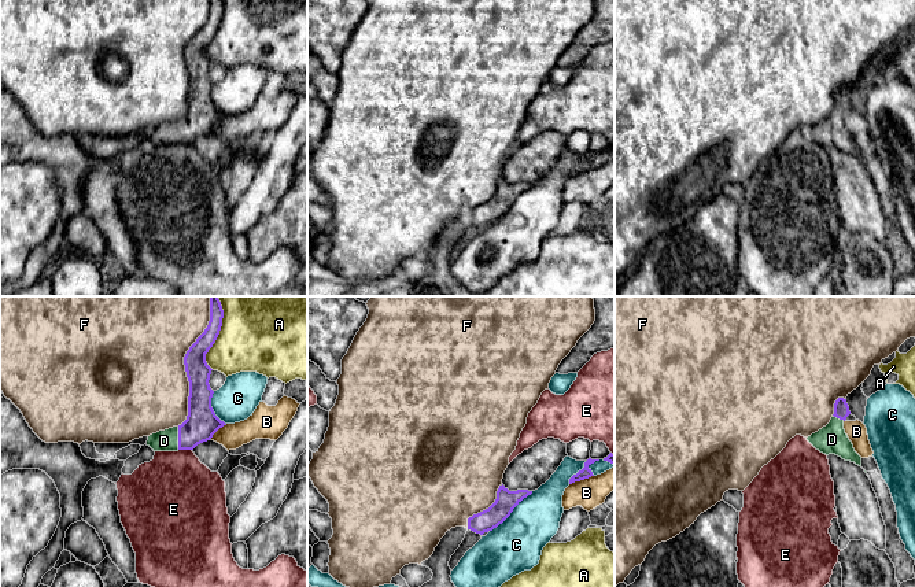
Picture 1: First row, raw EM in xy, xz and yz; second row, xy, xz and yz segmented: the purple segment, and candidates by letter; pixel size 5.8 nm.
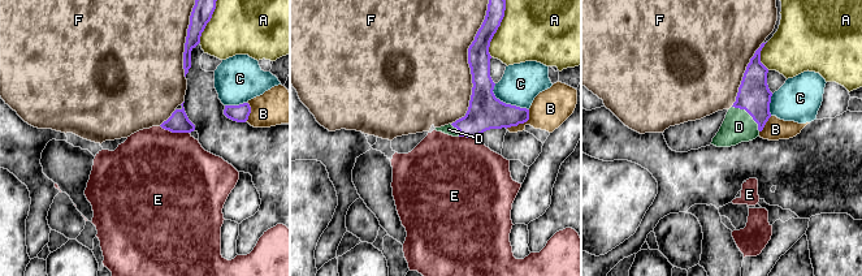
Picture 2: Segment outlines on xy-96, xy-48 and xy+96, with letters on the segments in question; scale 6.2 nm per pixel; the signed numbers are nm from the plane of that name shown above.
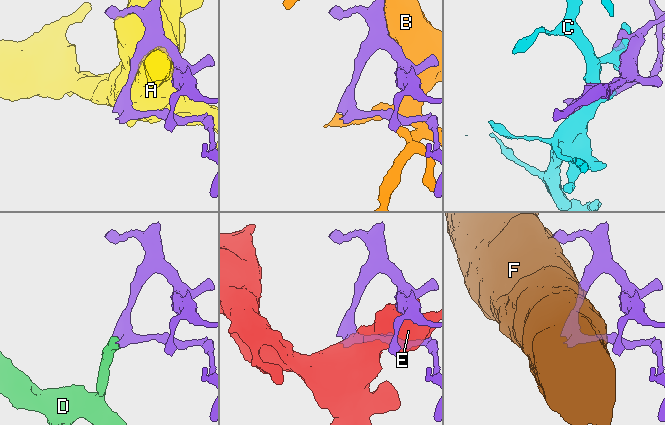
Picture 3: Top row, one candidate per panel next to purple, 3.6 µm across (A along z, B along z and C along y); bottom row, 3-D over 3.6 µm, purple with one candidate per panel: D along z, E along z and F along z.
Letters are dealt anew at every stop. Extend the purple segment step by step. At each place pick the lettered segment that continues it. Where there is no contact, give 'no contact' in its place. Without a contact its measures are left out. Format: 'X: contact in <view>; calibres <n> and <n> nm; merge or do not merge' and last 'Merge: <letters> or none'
A: contact in xy; calibres 140 and 380 nm; do not merge
B: contact in xz; calibres 60 and 180 nm; do not merge
C: contact in xz; calibres 120 and 320 nm; do not merge
D: contact in xy; calibres 190 and 130 nm; merge
E: contact in xy; calibres 190 and 440 nm; do not merge
F: contact in xy; calibres 140 and 480 nm; do not merge
Merge: D

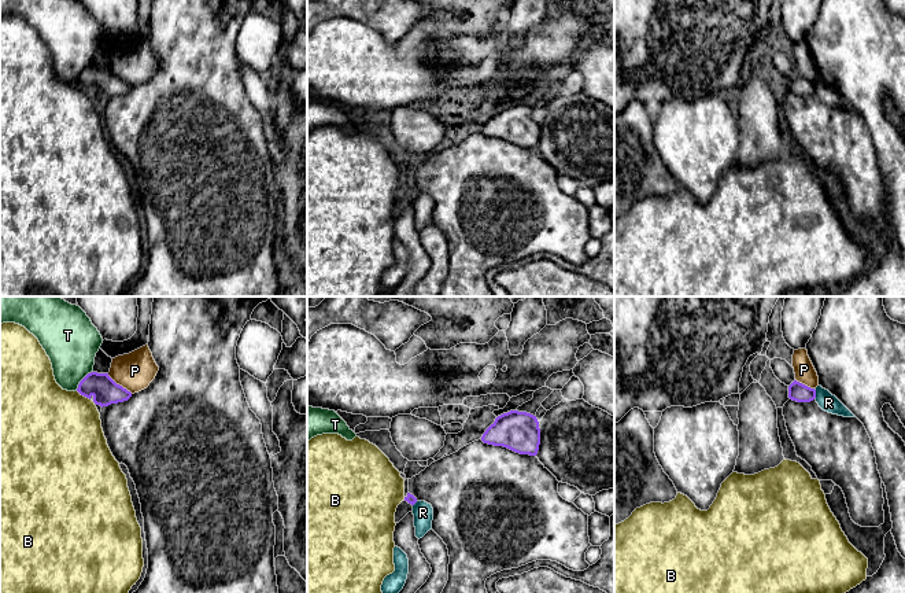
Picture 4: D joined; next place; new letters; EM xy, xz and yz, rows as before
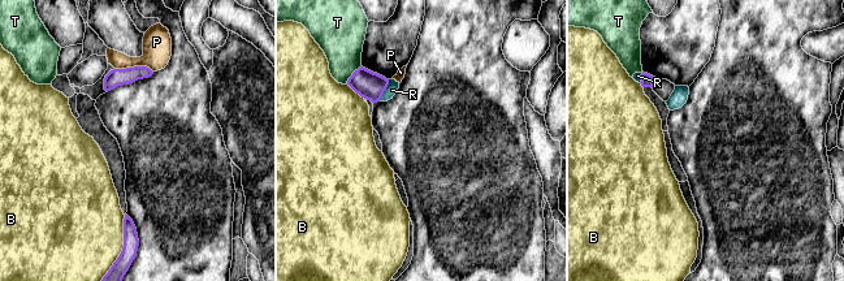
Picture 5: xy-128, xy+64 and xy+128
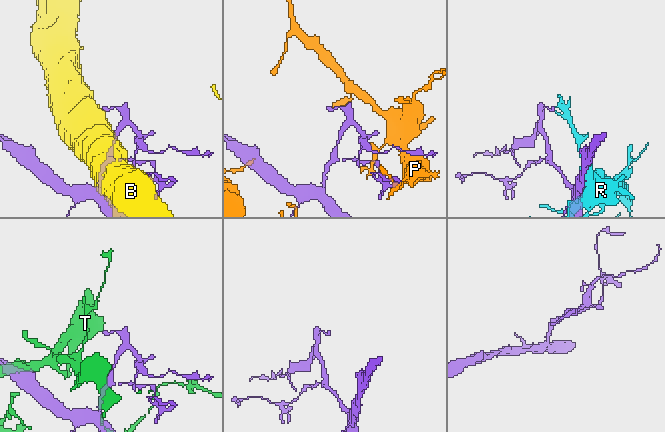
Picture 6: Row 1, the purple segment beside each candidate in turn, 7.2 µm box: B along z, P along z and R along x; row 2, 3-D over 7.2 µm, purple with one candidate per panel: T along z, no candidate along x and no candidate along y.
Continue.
B: contact in xy; calibres 160 and 480 nm; do not merge
P: contact in xy; calibres 160 and 220 nm; do not merge
R: contact in yz; calibres 110 and 110 nm; do not merge
T: contact in xy; calibres 160 and 320 nm; do not merge
Merge: none

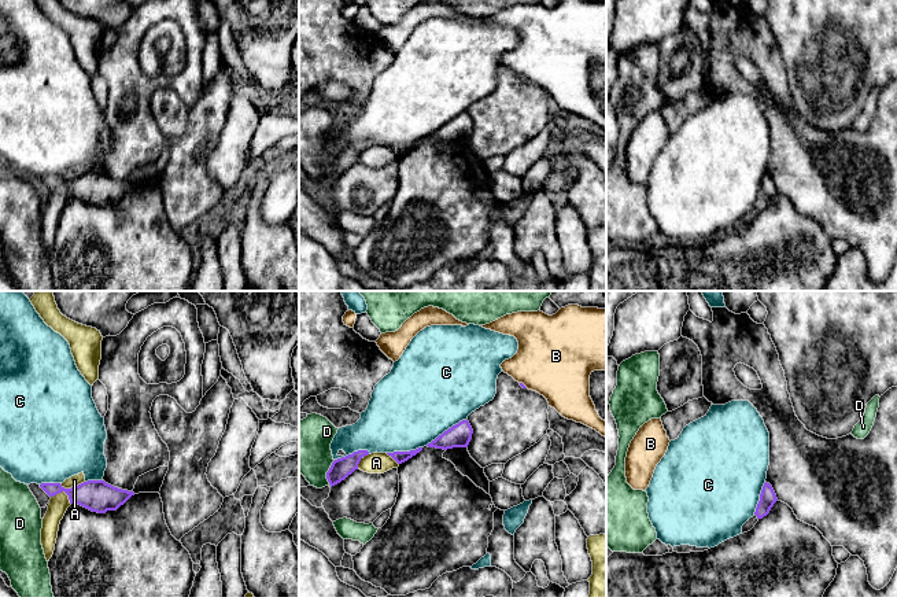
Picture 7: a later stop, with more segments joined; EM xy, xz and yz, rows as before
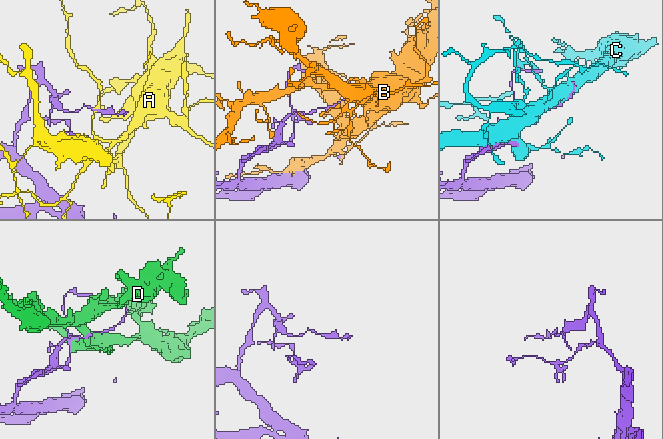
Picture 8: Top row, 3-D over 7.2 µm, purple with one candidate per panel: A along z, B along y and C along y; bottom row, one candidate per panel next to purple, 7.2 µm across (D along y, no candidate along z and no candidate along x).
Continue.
A: contact in xy; calibres 190 and 70 nm; do not merge
B: contact in xz; calibres 20 and 460 nm; do not merge
C: contact in xz; calibres 140 and 480 nm; do not merge
D: contact in xz; calibres 120 and 300 nm; do not merge
Merge: none

